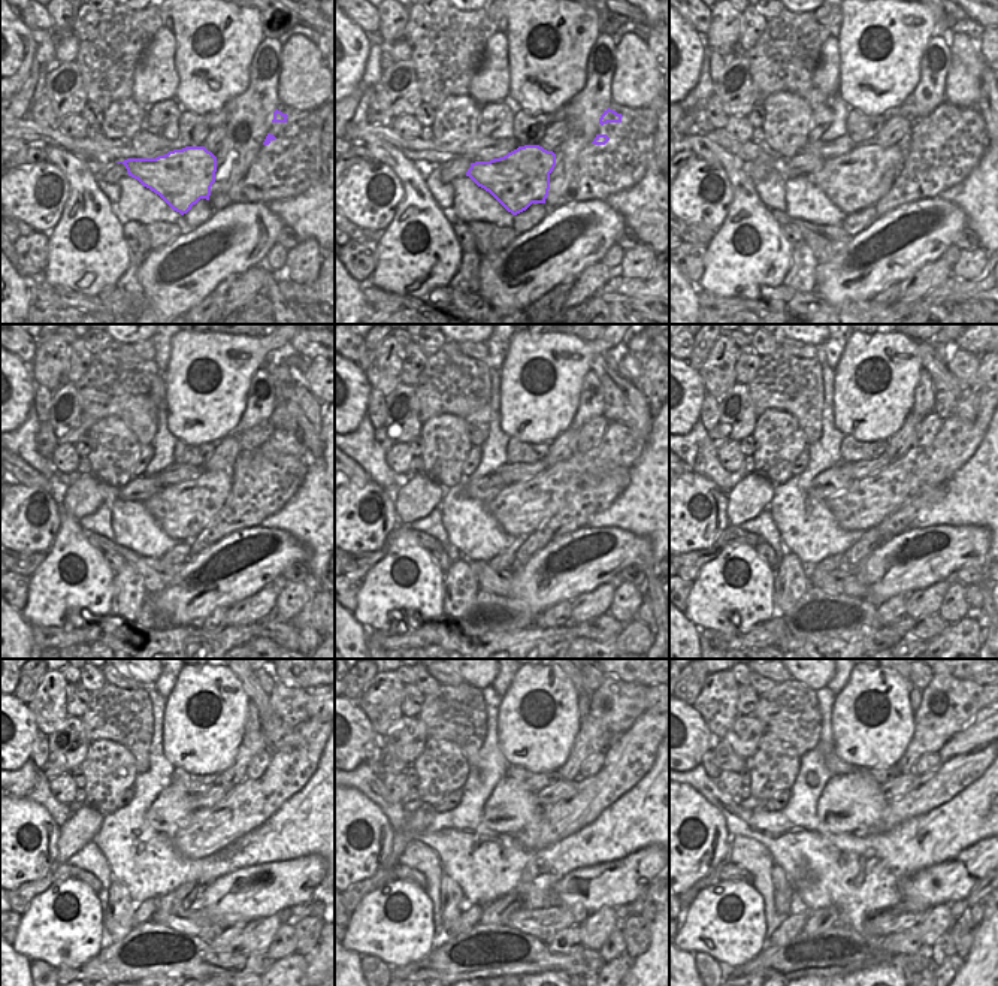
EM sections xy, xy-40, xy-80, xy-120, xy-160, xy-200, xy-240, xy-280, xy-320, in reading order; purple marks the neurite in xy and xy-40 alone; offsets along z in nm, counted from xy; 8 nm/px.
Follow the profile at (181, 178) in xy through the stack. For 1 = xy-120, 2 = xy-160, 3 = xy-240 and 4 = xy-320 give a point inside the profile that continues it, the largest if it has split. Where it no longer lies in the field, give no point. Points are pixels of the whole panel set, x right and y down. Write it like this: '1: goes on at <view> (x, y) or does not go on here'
1: goes on at xy-120 (183, 511)
2: goes on at xy-160 (520, 508)
3: goes on at xy-240 (202, 832)
4: goes on at xy-320 (968, 753)

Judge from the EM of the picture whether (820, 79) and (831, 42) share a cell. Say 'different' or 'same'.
same

